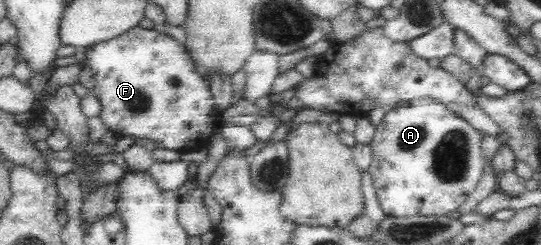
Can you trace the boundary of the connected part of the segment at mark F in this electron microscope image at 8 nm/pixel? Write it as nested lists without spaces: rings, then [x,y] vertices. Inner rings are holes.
[[[138,26],[116,38],[93,44],[85,52],[95,76],[91,91],[99,98],[102,105],[99,115],[109,130],[135,138],[150,138],[160,148],[182,153],[202,150],[209,145],[210,137],[219,125],[219,112],[208,89],[208,81],[195,71],[190,53],[173,37]]]

